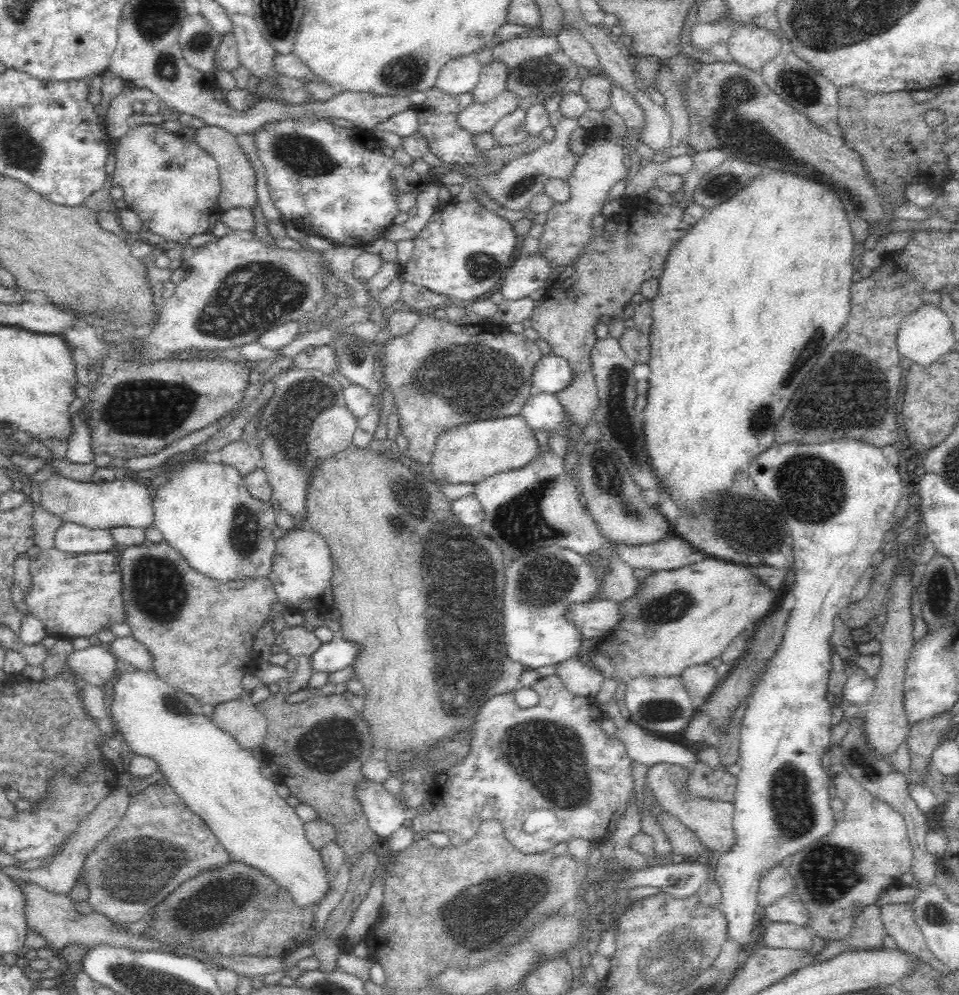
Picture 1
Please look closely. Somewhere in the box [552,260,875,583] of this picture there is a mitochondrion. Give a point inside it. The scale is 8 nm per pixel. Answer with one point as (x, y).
(811, 489)

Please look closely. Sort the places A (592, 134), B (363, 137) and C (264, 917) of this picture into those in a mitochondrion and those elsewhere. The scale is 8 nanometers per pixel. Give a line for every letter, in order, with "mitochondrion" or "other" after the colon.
A: other
B: other
C: other

